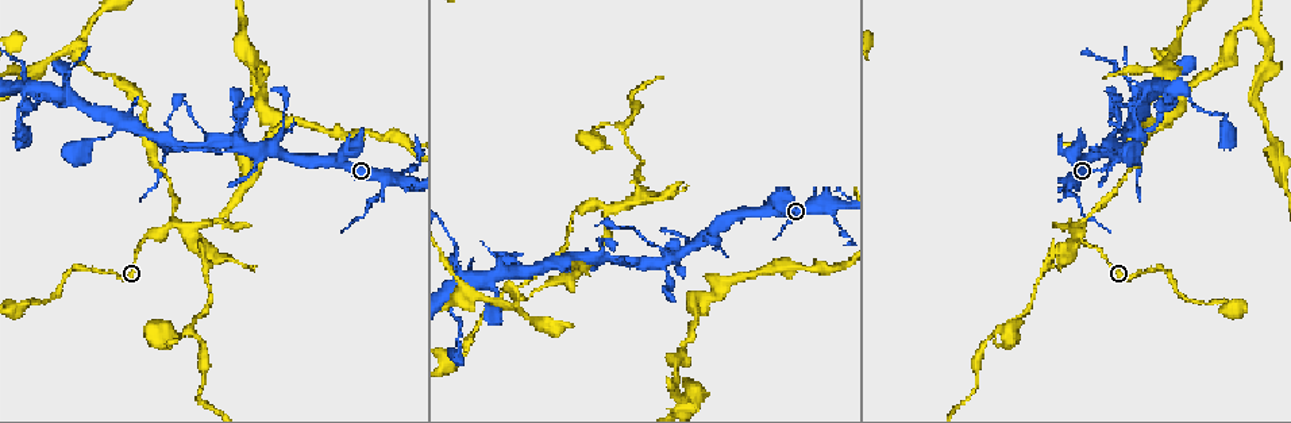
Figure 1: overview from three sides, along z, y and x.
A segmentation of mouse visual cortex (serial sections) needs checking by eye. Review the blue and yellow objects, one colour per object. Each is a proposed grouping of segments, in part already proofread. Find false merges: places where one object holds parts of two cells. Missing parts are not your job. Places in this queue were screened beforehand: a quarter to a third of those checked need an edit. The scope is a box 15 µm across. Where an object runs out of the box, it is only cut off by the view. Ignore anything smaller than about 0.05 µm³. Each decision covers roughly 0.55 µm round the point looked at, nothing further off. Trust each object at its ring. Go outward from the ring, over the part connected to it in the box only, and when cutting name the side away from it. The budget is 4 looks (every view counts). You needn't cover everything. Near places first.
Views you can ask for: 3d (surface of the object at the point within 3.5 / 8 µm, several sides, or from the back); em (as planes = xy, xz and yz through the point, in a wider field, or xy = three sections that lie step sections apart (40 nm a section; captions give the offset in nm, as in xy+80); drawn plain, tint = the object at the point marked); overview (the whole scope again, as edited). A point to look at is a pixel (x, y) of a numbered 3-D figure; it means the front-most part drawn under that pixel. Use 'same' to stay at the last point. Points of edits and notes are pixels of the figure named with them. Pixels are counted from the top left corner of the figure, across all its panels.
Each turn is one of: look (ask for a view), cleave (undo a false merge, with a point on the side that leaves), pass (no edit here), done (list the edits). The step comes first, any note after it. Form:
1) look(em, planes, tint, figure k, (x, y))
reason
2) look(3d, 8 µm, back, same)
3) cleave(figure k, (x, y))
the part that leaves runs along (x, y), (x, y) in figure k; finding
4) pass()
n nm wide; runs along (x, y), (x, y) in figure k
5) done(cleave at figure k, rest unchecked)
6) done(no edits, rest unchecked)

look(3d, 3.5 µm, back, figure 1, (172, 222))
three-way junction

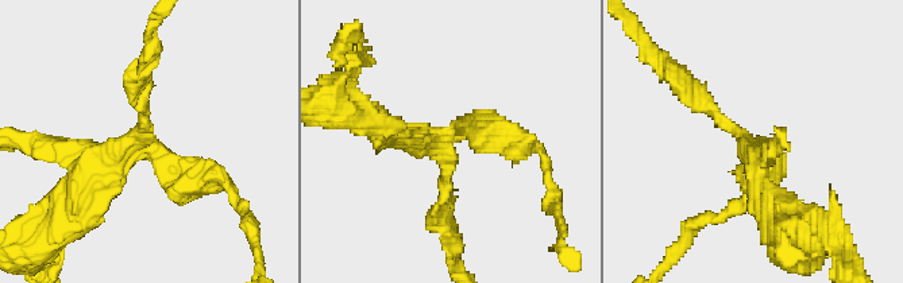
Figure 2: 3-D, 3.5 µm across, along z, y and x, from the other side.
look(em, xy, step 3, tint, figure 2, (447, 139))

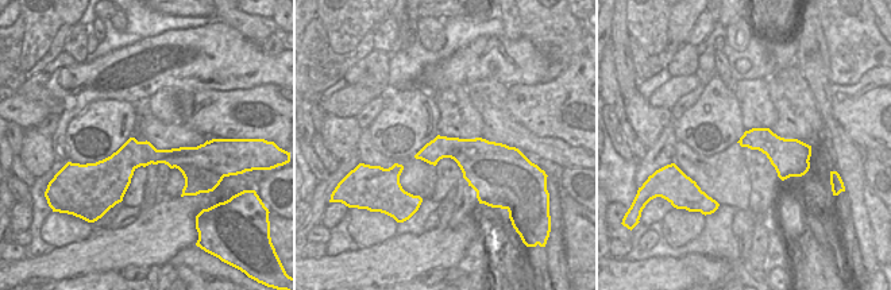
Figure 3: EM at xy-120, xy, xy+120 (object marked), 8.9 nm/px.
cleave(figure 2, (76, 212))
arms of 200, 250, 350 nm; two cells meet here

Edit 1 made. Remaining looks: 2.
look(3d, 3.5 µm, figure 1, (238, 143))
small branch off a trunk

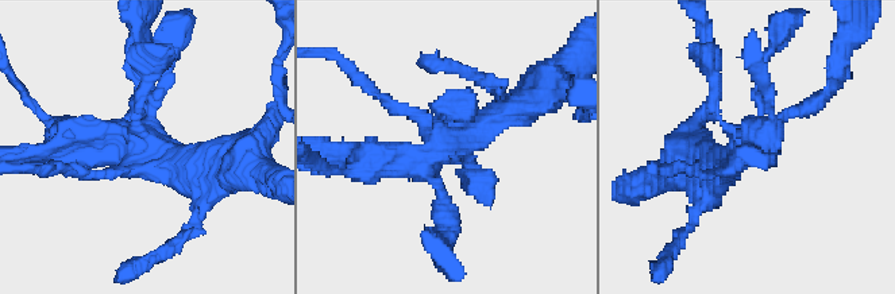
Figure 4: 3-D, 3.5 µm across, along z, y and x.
look(em, xy, step 3, tint, figure 4, (142, 143))

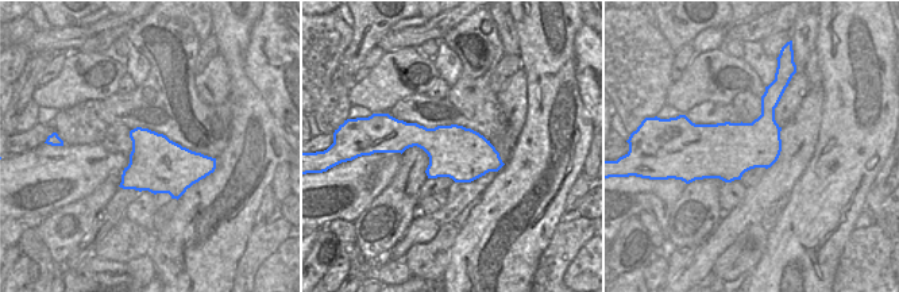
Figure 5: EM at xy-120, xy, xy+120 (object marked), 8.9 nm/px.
pass()
480 nm wide; runs along (517, 108), (427, 163), (355, 159) in figure 4; all the same cell

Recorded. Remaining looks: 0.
done(cleave at figure 2, rest unchecked)

